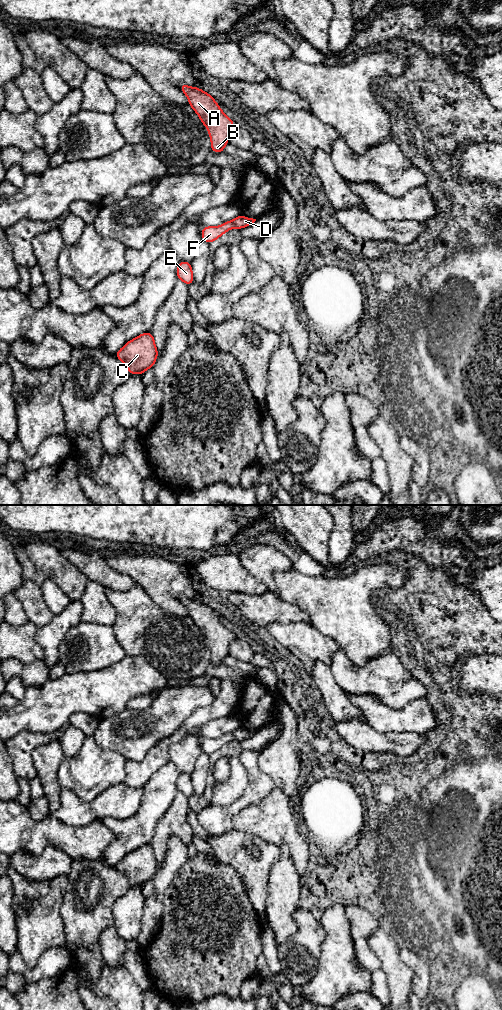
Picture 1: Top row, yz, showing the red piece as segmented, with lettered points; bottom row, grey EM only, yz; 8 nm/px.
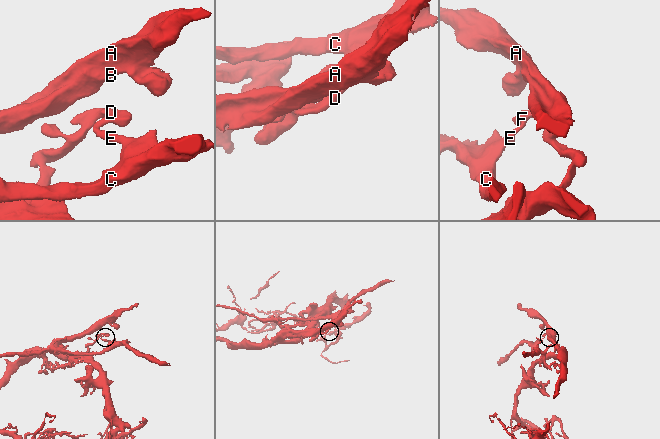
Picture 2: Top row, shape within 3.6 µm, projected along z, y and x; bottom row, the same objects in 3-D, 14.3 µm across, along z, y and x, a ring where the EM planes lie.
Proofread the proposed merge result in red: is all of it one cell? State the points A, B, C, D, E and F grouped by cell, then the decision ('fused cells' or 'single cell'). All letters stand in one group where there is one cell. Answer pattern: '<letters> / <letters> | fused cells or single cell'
A B D / C E F | fused cells

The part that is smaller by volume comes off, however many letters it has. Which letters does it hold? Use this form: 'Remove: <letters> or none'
Remove: C, E, F

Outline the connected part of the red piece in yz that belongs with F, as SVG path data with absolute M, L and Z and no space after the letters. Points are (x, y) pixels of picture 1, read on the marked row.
M234 220L227 221L217 227L204 226L201 234L202 240L209 244L232 228L234 228Z

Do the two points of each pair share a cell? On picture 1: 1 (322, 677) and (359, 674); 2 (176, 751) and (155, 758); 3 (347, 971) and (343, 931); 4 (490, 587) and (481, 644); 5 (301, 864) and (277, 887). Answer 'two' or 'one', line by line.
1: two
2: two
3: one
4: two
5: two

